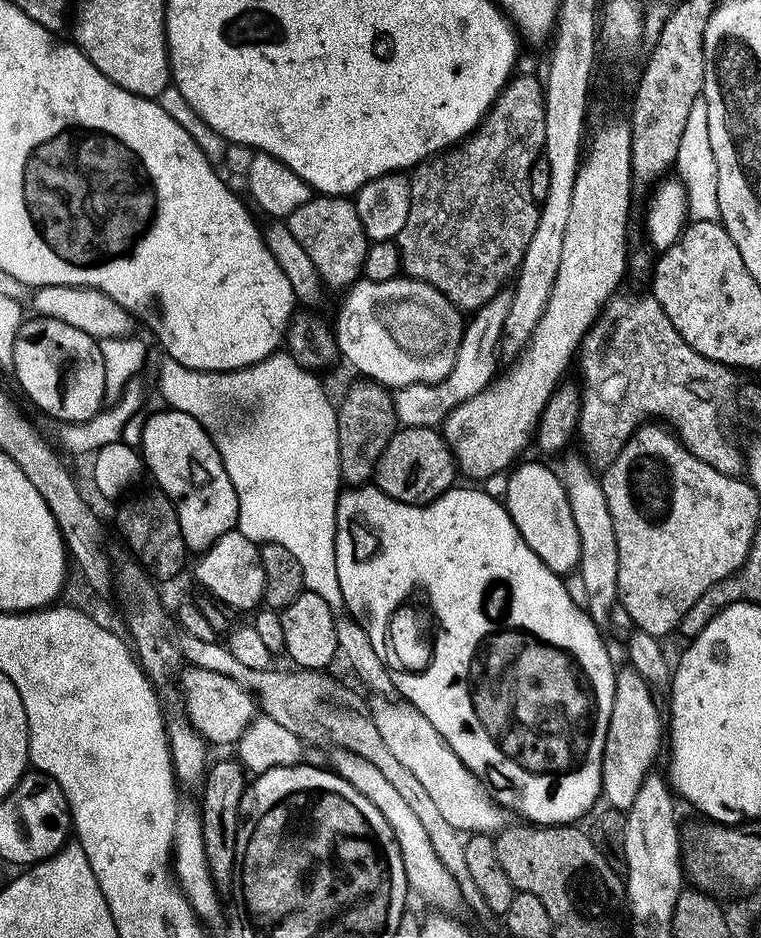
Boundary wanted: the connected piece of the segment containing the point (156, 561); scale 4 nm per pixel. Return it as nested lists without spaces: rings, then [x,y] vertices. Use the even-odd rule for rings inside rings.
[[[151,491],[123,501],[125,504],[116,512],[116,528],[125,546],[136,555],[135,563],[153,581],[161,582],[174,579],[183,570],[188,556],[190,560],[190,550],[182,538],[182,526],[178,526],[176,505],[164,492]]]

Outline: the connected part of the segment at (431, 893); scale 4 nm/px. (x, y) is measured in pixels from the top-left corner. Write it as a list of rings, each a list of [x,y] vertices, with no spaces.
[[[343,750],[337,751],[336,765],[334,771],[336,775],[341,776],[346,782],[350,782],[352,786],[364,797],[369,798],[374,806],[378,807],[379,813],[386,818],[387,824],[390,826],[398,842],[399,853],[402,856],[403,869],[406,871],[407,882],[409,887],[416,891],[435,909],[446,914],[454,914],[459,907],[463,905],[461,891],[454,878],[444,864],[440,861],[434,848],[430,844],[428,834],[422,823],[412,812],[409,805],[403,800],[398,791],[390,785],[390,782],[384,778],[380,770],[370,764],[367,760],[357,756],[352,752]]]

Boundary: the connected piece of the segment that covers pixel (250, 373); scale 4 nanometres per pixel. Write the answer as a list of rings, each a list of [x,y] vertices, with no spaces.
[[[277,350],[272,355],[267,356],[264,360],[250,365],[248,368],[238,368],[234,372],[203,372],[187,368],[177,360],[167,358],[161,359],[158,364],[160,369],[160,392],[164,395],[165,405],[168,408],[177,408],[179,412],[190,414],[199,424],[203,424],[209,430],[224,428],[231,422],[232,414],[241,408],[244,413],[240,416],[240,424],[228,425],[224,432],[216,432],[214,439],[216,448],[220,451],[222,462],[226,466],[226,474],[230,474],[230,482],[234,482],[234,490],[238,494],[238,506],[240,513],[236,519],[238,530],[246,534],[246,538],[263,543],[278,543],[284,546],[295,558],[302,568],[304,575],[304,588],[309,592],[318,594],[318,598],[326,598],[330,610],[337,614],[345,611],[342,590],[338,586],[338,570],[336,569],[336,498],[342,491],[342,481],[340,479],[340,459],[338,458],[338,422],[336,421],[337,405],[332,404],[330,397],[324,393],[324,388],[320,385],[320,380],[315,371],[303,368],[301,364],[291,356],[287,351]]]

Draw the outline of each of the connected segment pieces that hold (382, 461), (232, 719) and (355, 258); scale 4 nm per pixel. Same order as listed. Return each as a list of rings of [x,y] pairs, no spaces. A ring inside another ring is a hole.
[[[401,427],[392,433],[374,469],[375,487],[403,504],[430,504],[457,483],[452,451],[435,427]]]
[[[188,666],[179,673],[179,680],[180,688],[184,691],[182,712],[194,726],[194,730],[200,733],[209,745],[235,745],[248,723],[257,715],[258,704],[253,693],[234,682],[234,678],[226,678],[226,674],[218,674],[214,670]]]
[[[313,195],[298,210],[286,217],[290,234],[298,238],[298,246],[306,250],[306,258],[314,262],[314,270],[325,285],[347,289],[356,283],[363,271],[369,241],[351,199],[342,196]]]

